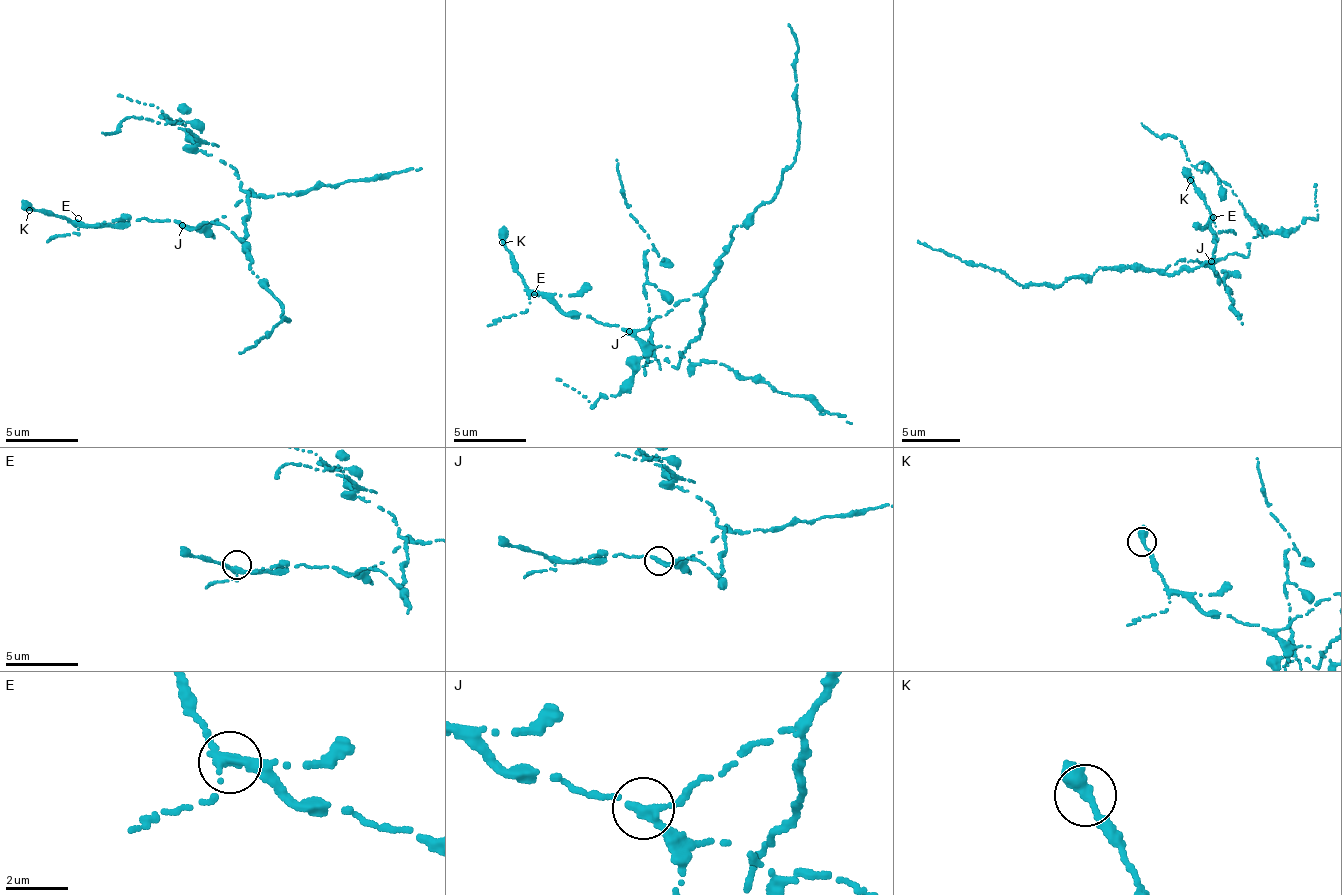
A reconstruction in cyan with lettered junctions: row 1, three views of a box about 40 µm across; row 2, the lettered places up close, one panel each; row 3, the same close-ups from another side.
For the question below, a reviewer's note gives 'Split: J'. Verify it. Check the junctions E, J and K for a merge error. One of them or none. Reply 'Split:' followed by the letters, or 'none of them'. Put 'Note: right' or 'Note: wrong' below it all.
Split: J
Note: right

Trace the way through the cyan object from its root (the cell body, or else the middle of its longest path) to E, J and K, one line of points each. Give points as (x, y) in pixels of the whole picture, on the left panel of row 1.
E: (247, 216), (246, 234), (239, 239), (218, 222), (193, 229), (139, 217), (130, 226), (78, 218)
J: (247, 216), (243, 229), (246, 234), (239, 239), (222, 223), (205, 223), (193, 229), (184, 225)
K: (247, 216), (246, 234), (239, 239), (222, 223), (193, 229), (139, 217), (130, 226), (100, 226), (29, 210)

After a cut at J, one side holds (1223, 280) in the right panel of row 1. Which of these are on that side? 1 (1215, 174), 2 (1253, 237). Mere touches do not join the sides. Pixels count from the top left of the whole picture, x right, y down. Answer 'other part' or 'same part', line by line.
1: other part
2: other part

